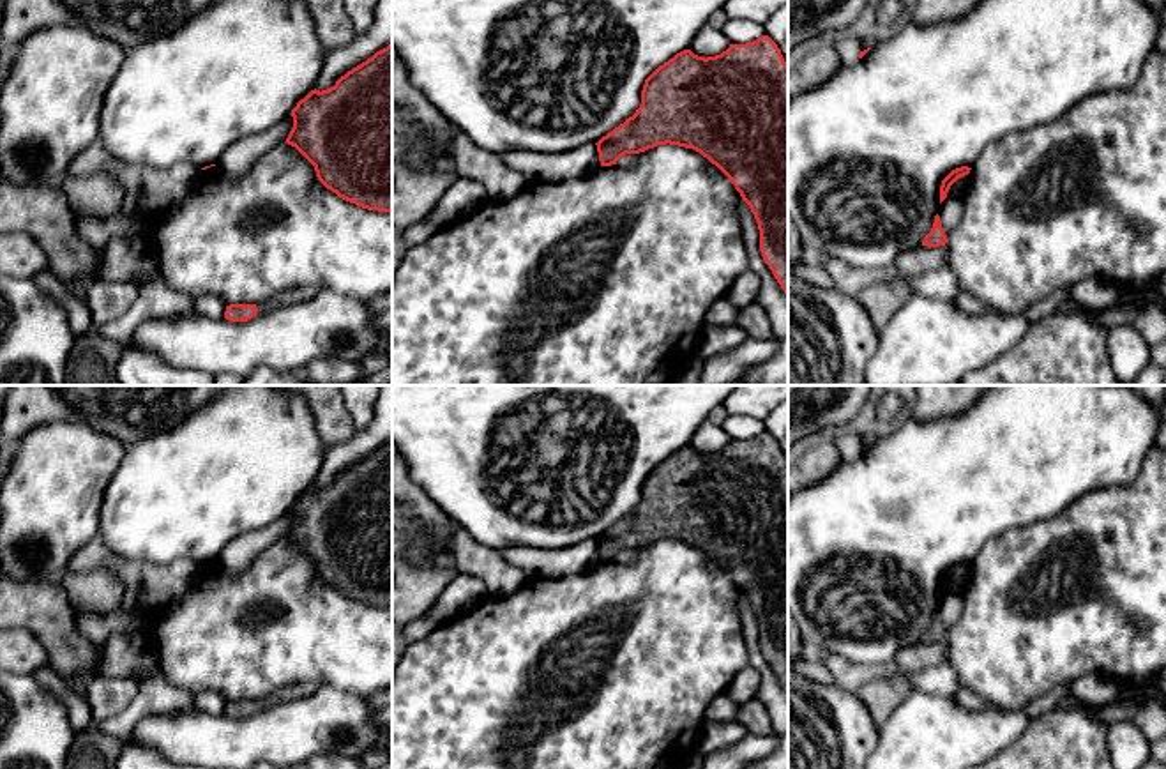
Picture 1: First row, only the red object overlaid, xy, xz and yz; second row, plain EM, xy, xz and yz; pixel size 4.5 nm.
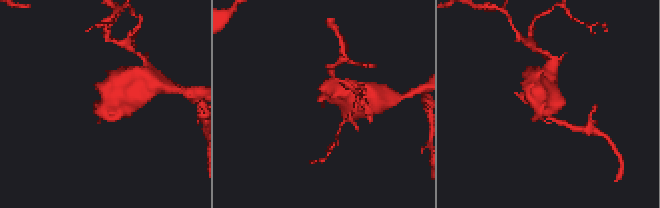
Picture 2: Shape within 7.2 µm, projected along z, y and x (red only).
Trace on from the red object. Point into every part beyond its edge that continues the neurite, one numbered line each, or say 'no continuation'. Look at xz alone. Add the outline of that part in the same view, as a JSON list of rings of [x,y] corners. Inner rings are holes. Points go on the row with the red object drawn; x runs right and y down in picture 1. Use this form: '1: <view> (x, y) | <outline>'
no continuation

